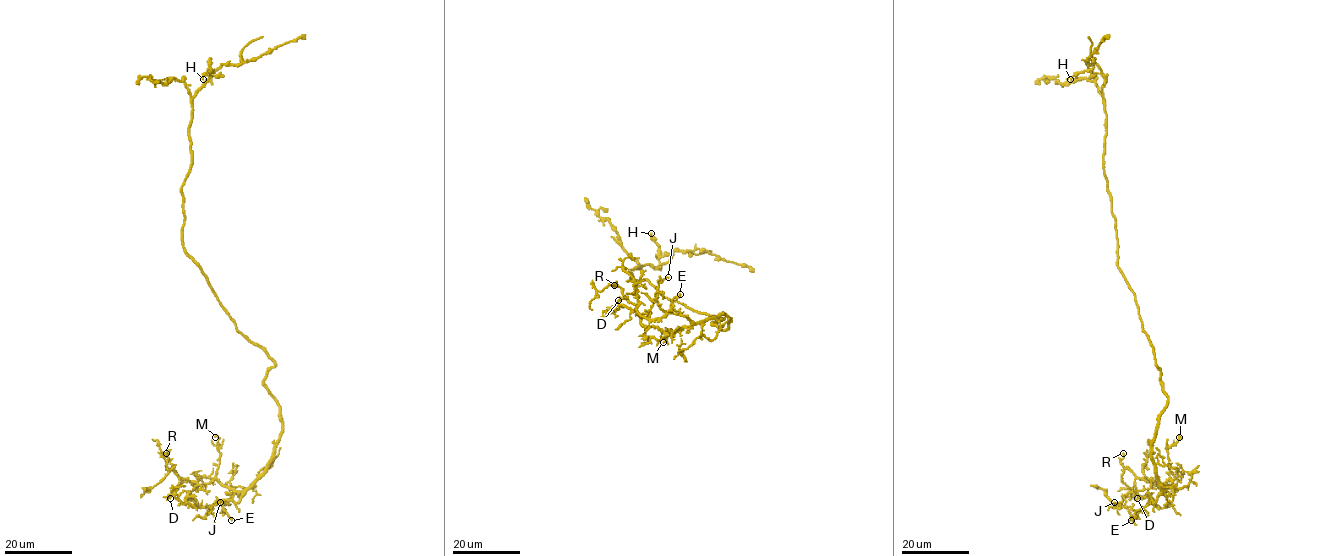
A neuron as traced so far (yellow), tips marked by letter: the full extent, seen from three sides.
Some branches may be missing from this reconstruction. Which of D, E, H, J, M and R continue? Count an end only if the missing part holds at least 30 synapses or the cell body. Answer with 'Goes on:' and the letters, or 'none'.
Goes on: none

